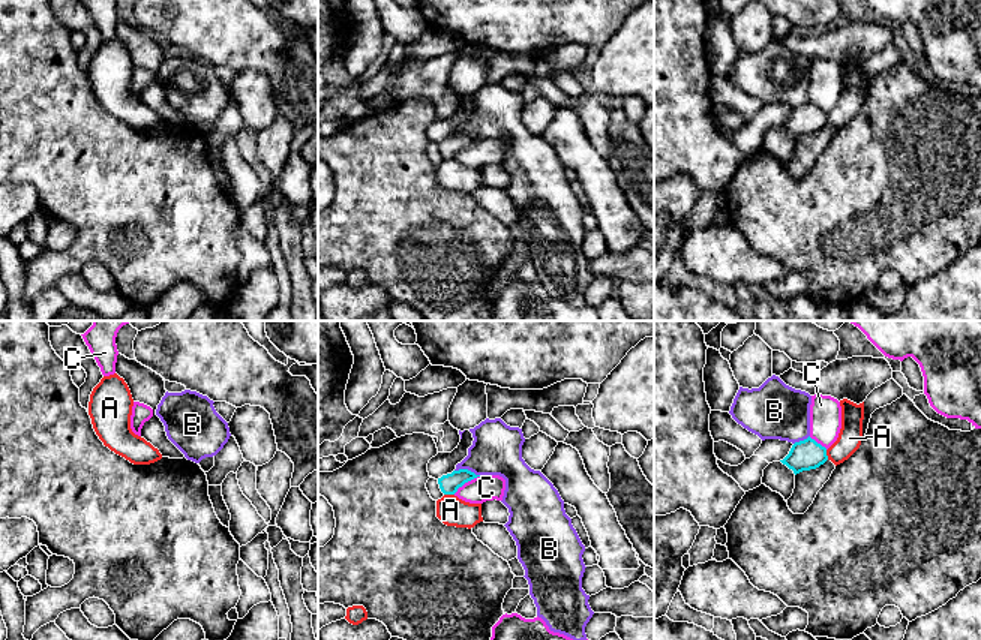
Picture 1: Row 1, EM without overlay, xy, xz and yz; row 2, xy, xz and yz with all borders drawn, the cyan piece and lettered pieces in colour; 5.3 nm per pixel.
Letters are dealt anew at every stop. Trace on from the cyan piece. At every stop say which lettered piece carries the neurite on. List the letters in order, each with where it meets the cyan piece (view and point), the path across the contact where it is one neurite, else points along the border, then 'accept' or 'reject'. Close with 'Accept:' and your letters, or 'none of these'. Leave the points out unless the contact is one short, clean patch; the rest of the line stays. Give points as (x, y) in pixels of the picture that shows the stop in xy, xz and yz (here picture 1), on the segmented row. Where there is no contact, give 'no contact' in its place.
A: meets cyan in xz at (449, 493); reject
B: meets cyan in xz at (467, 469); reject
C: meets cyan in xz at (467, 481); reject
Accept: none of these

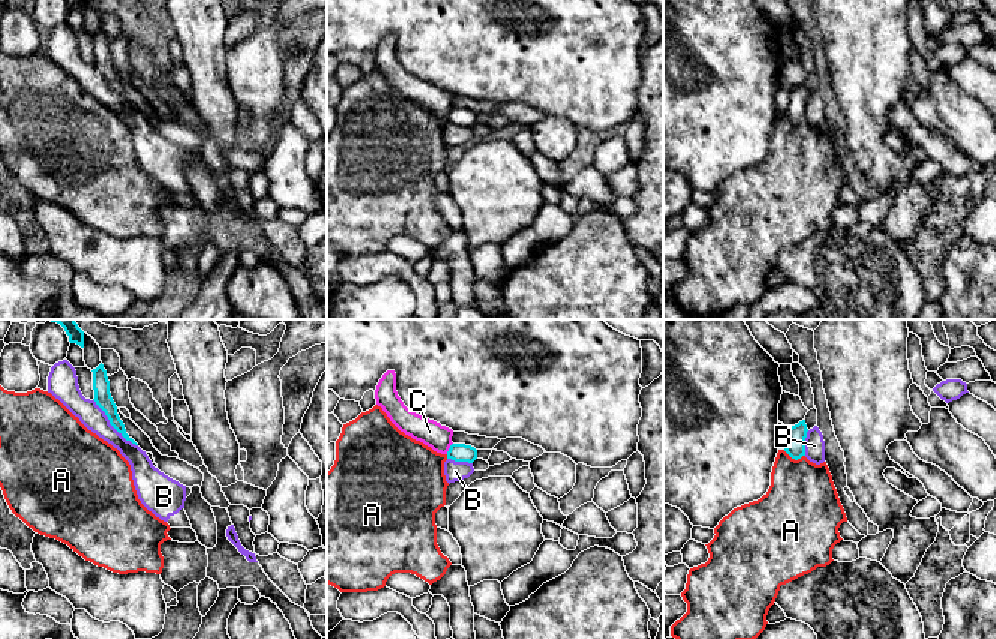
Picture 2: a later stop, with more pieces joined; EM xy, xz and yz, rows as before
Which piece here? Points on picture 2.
A: meets cyan in yz at (794, 458); reject
B: meets cyan in xy at (111, 425); reject
C: meets cyan in xz at (449, 449); border along xz (452, 443), (446, 453); reject
Accept: none of these

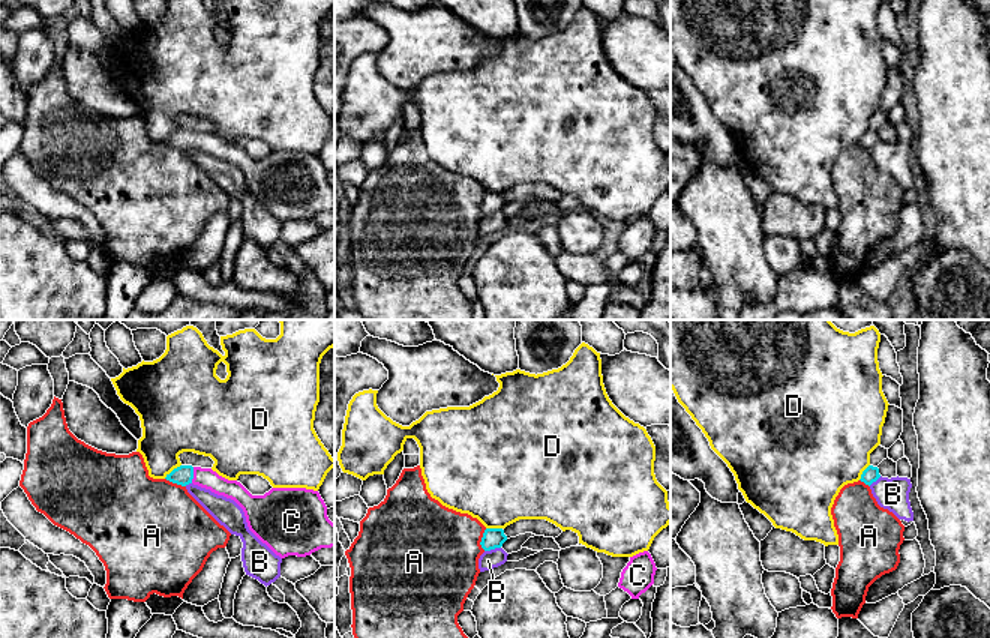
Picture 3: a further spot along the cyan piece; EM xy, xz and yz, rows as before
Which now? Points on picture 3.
A: meets cyan in xz at (482, 539); reject
B: meets cyan in xz at (492, 548); reject
C: meets cyan in xy at (192, 475); runs through xy (183, 475), (192, 475), (206, 478); accept
D: meets cyan in xy at (173, 470); border along xy (180, 464), (164, 478); reject
Accept: C

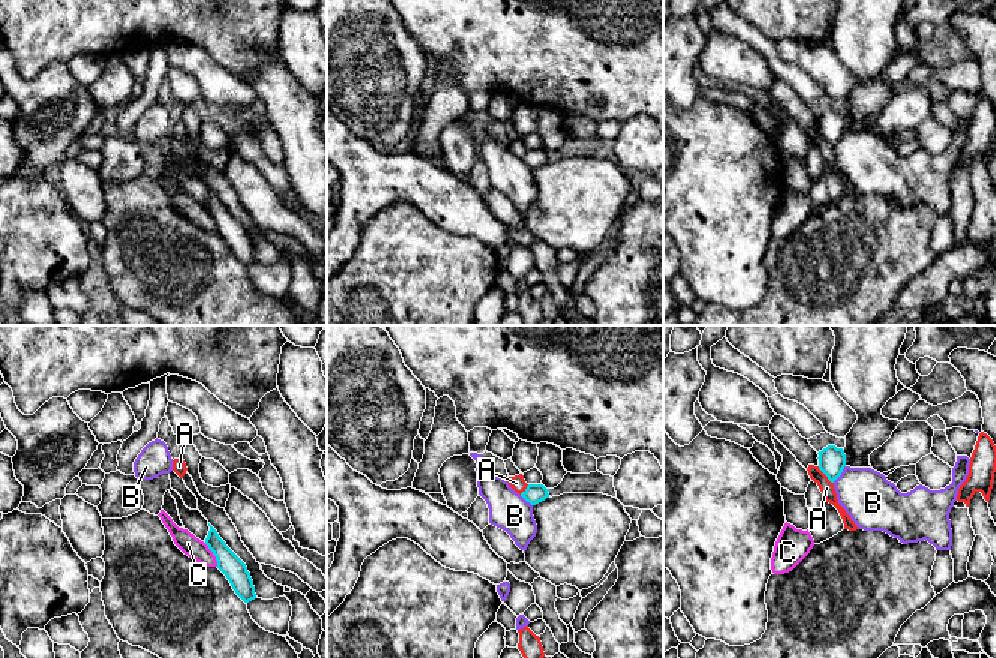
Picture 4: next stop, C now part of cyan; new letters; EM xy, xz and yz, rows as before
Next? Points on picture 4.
A: meets cyan in yz at (825, 474); border along yz (818, 466), (833, 483); reject
B: meets cyan in yz at (840, 474); border along yz (845, 465), (843, 471), (833, 481); reject
C: meets cyan in xy at (213, 553); border along xy (204, 543), (218, 565); reject
Accept: none of these

